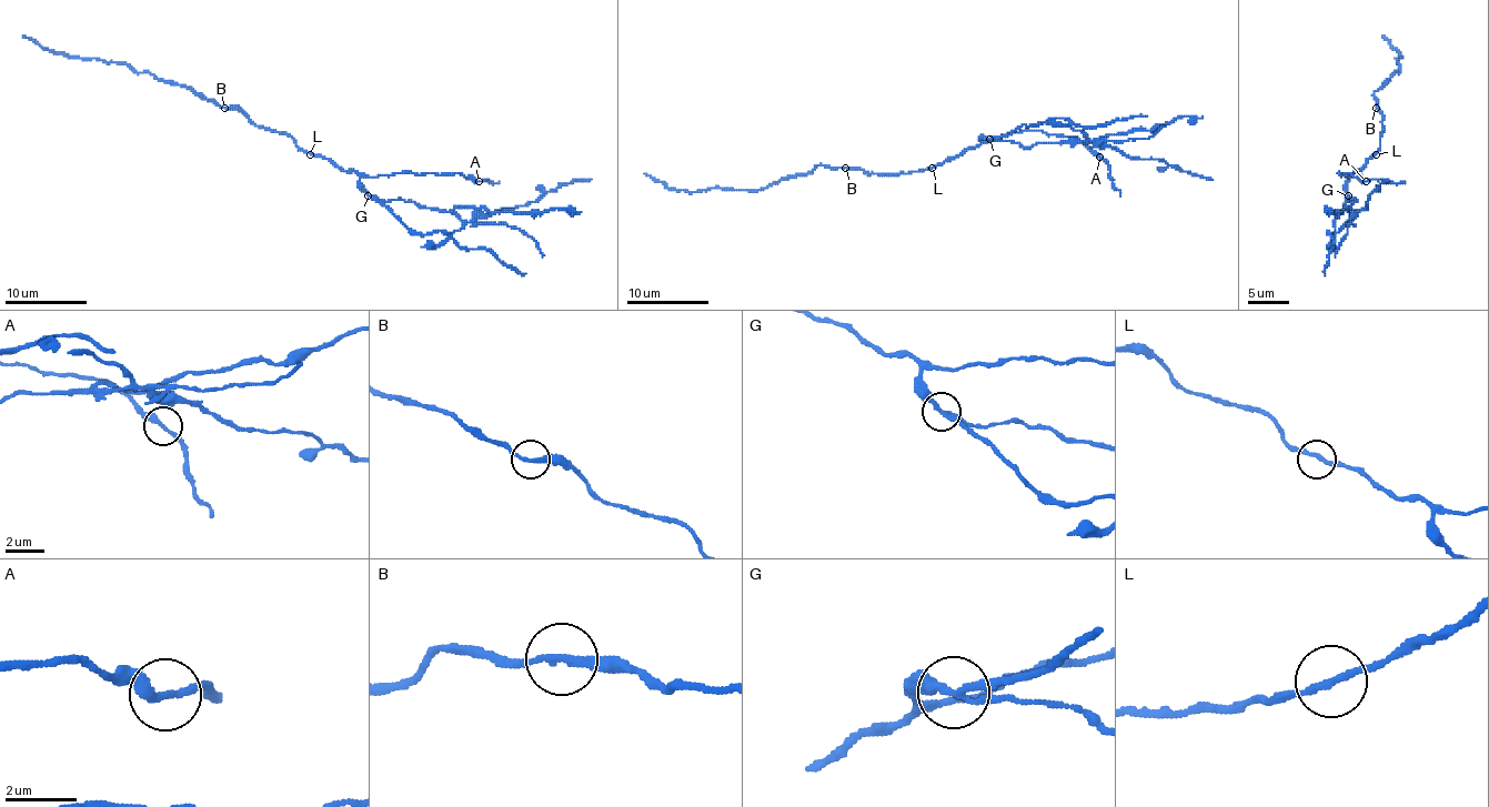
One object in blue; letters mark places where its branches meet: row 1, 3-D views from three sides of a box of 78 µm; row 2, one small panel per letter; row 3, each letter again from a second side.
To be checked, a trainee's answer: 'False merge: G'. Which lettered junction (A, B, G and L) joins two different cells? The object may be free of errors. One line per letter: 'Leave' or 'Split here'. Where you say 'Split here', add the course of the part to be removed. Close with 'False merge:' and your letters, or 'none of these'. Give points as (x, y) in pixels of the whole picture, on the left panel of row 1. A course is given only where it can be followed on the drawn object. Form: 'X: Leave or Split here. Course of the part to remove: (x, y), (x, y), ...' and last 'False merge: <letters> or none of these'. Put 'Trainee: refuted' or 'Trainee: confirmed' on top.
Trainee: confirmed
A: Leave
B: Leave
G: Split here. Course of the part to remove: (368, 195), (390, 202), (402, 200), (448, 212), (472, 208), (493, 214), (537, 202), (563, 185), (592, 179)
L: Leave
False merge: G

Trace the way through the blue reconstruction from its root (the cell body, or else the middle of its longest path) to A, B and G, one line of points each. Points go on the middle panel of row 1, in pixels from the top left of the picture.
A: (934, 168), (954, 159), (966, 149), (1024, 130), (1075, 137), (1099, 157)
B: (934, 168), (907, 173), (866, 173), (845, 168)
G: (934, 168), (954, 159), (966, 149), (975, 149), (983, 139), (989, 139)

